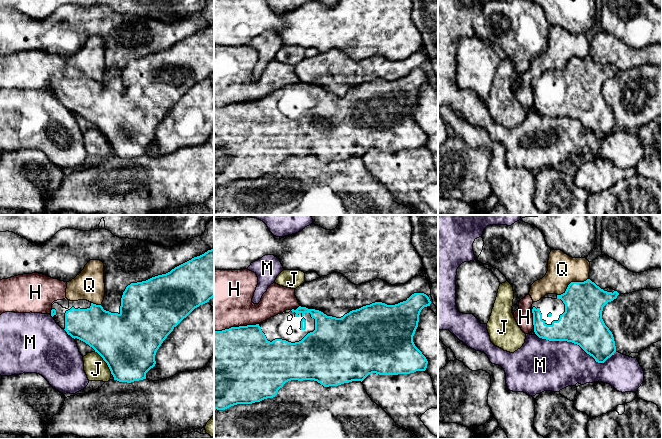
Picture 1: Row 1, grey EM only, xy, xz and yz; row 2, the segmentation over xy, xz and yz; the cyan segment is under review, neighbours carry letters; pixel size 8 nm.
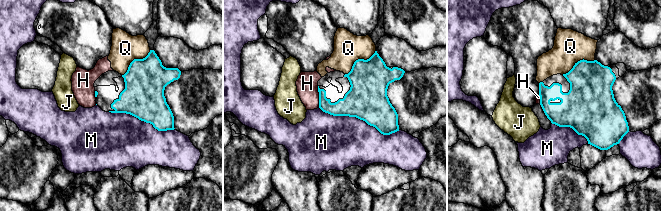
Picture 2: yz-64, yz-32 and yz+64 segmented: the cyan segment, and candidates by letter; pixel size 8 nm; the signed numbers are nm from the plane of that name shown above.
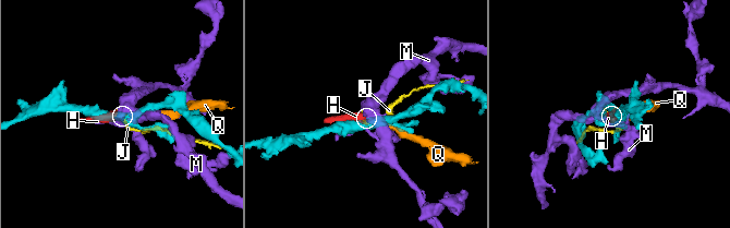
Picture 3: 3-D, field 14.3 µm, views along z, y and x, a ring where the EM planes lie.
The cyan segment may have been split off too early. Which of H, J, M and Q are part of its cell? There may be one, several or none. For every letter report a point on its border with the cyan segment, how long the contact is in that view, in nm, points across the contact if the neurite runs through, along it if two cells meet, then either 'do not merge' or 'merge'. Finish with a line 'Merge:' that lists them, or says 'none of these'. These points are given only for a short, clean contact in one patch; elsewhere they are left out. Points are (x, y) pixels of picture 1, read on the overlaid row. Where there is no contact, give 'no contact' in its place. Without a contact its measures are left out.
H: contact xz (236, 327); length 360 nm; do not merge
J: contact xy (105, 361); length 220 nm; do not merge
M: contact yz (575, 343); length 650 nm; do not merge
Q: contact yz (571, 282); length 300 nm; do not merge
Merge: none of these

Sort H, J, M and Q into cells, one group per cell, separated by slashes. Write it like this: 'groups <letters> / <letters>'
groups H Q / J / M

